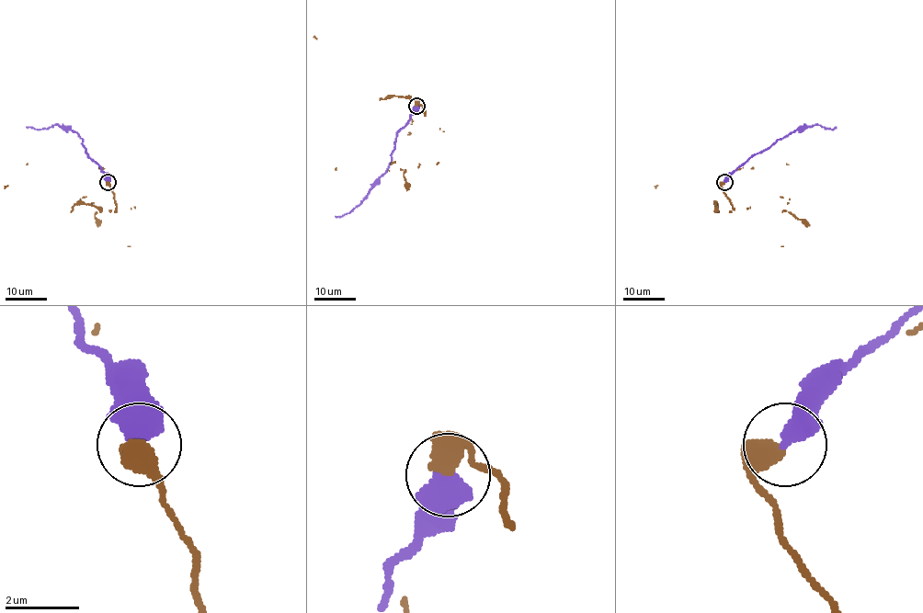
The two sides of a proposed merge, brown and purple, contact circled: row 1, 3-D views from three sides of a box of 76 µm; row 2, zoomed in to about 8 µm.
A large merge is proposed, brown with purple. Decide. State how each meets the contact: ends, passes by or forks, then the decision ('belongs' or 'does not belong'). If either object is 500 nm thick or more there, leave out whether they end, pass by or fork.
does not belong

